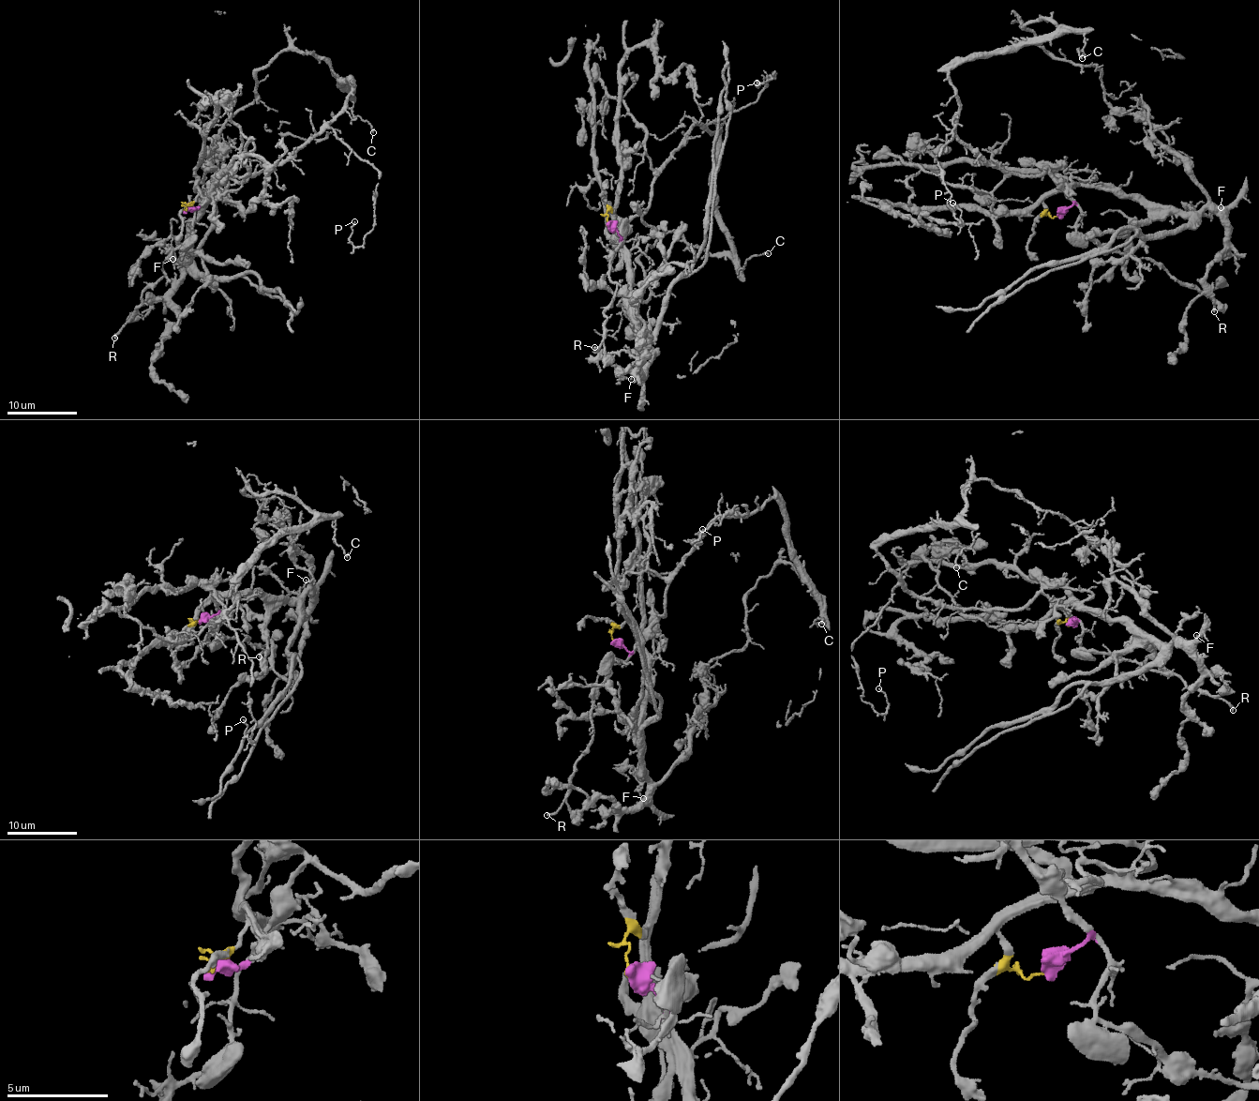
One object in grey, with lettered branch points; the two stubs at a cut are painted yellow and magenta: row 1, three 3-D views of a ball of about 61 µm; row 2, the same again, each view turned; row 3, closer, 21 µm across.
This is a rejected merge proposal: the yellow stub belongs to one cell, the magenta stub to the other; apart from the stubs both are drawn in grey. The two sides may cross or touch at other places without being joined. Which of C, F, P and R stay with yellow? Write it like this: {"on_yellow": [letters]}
{"on_yellow": ["F"]}

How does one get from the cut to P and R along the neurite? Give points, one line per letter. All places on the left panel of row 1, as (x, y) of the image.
P: (186, 209), (219, 173), (240, 182), (330, 128), (380, 172), (361, 246), (350, 240), (355, 220)
R: (186, 209), (195, 208), (192, 235), (172, 253), (161, 267), (165, 275), (142, 294), (141, 305), (113, 339)

